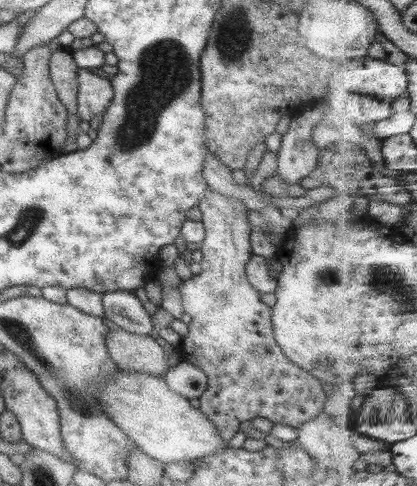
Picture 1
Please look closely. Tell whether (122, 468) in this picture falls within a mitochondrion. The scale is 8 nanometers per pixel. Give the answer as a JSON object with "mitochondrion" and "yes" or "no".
{"mitochondrion":"no"}

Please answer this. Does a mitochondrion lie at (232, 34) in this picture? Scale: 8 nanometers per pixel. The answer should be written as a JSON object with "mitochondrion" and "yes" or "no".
{"mitochondrion":"yes"}

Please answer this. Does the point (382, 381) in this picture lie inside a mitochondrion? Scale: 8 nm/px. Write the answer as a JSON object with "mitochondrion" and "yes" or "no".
{"mitochondrion":"no"}

